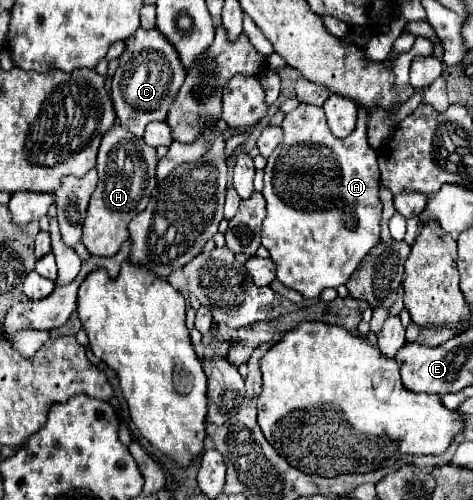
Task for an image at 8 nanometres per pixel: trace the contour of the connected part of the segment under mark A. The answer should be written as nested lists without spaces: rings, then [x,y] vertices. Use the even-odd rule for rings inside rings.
[[[299,104],[293,112],[285,114],[285,120],[281,122],[281,128],[285,132],[285,138],[281,142],[281,146],[277,146],[277,150],[273,150],[273,154],[267,158],[267,166],[265,166],[265,186],[263,186],[263,196],[267,200],[267,216],[263,220],[263,230],[261,230],[261,240],[263,246],[269,250],[271,260],[277,266],[277,280],[281,280],[285,286],[297,290],[299,294],[303,294],[305,298],[317,298],[325,288],[339,288],[341,284],[345,284],[351,274],[357,270],[357,266],[361,264],[361,260],[367,256],[367,252],[381,242],[381,202],[379,202],[379,166],[377,166],[377,154],[375,150],[369,146],[367,142],[367,114],[365,110],[359,110],[359,124],[355,128],[353,134],[349,134],[349,138],[339,140],[335,136],[327,136],[327,128],[321,128],[321,108],[313,106],[313,104]]]

